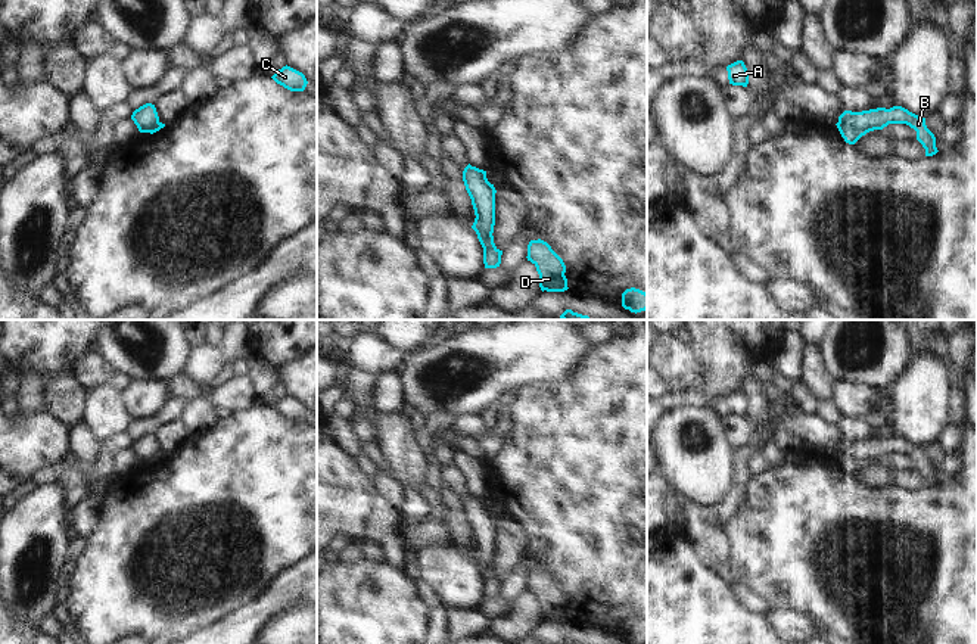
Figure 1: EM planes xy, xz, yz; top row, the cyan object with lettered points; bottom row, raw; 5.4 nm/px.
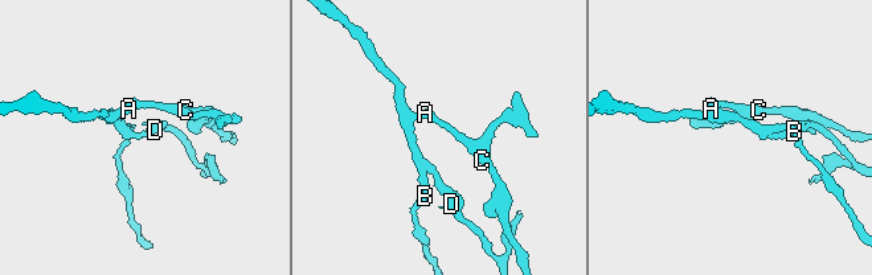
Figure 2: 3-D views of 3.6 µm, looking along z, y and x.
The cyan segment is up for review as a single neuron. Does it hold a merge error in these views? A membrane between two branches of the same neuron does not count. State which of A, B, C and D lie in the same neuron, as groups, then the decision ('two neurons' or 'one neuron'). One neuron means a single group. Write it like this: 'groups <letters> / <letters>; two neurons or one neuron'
groups A B C / D; two neurons

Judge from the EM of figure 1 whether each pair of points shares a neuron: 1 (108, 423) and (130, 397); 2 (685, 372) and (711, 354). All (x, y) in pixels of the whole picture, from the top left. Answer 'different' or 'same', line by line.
1: different
2: different

